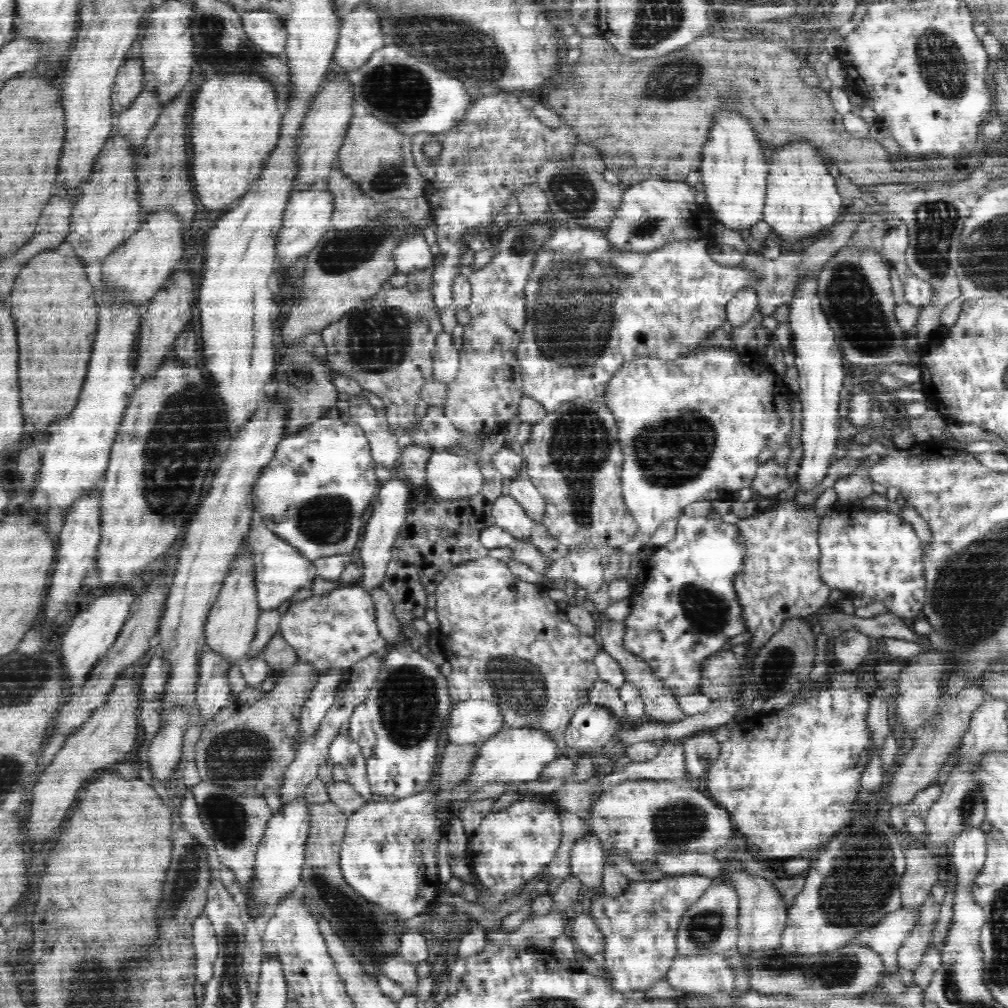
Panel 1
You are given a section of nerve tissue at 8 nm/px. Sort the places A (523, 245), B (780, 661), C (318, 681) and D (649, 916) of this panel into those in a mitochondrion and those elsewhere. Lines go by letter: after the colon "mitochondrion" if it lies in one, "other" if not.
A: mitochondrion
B: mitochondrion
C: other
D: mitochondrion

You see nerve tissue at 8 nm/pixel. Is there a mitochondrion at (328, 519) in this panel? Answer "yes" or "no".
yes

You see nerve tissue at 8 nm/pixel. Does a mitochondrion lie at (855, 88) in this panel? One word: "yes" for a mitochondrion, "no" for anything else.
no

